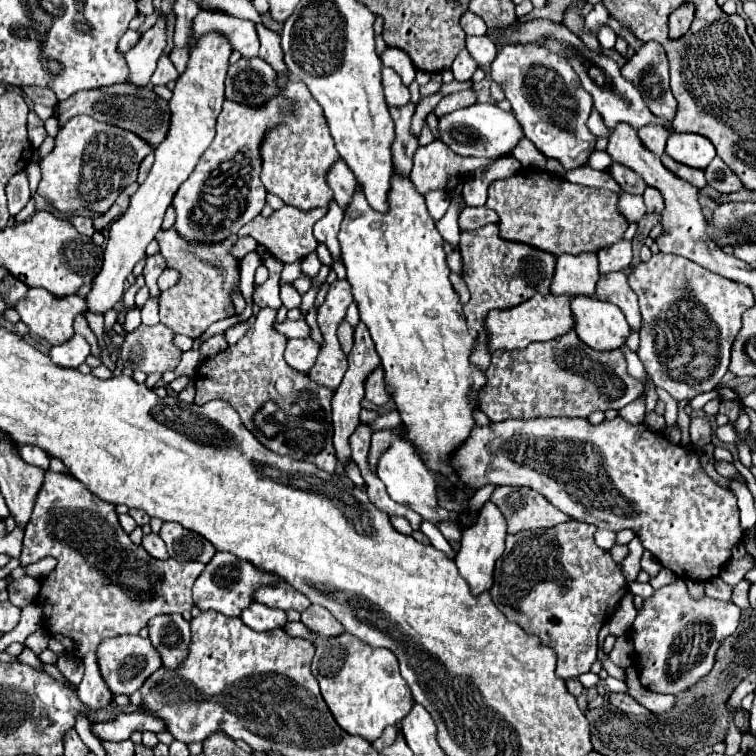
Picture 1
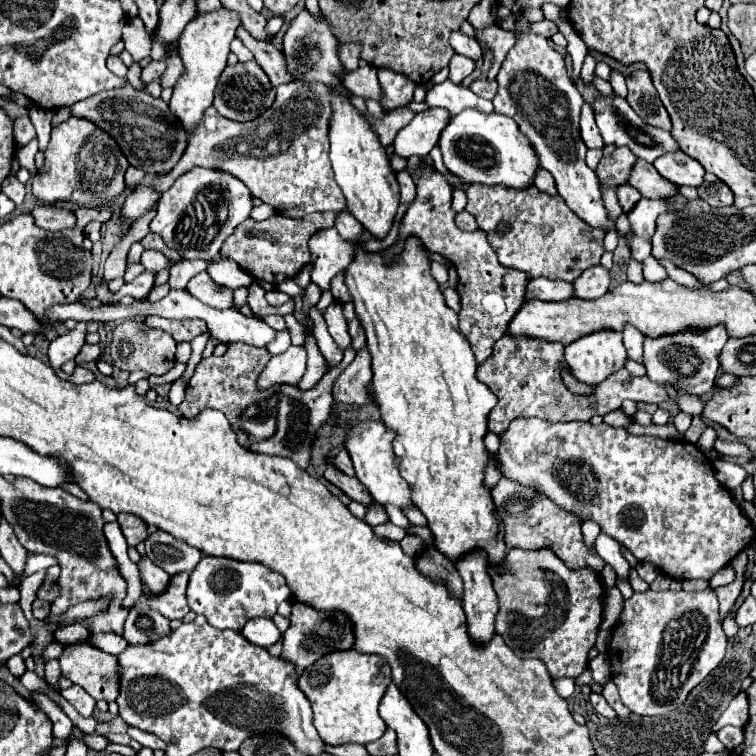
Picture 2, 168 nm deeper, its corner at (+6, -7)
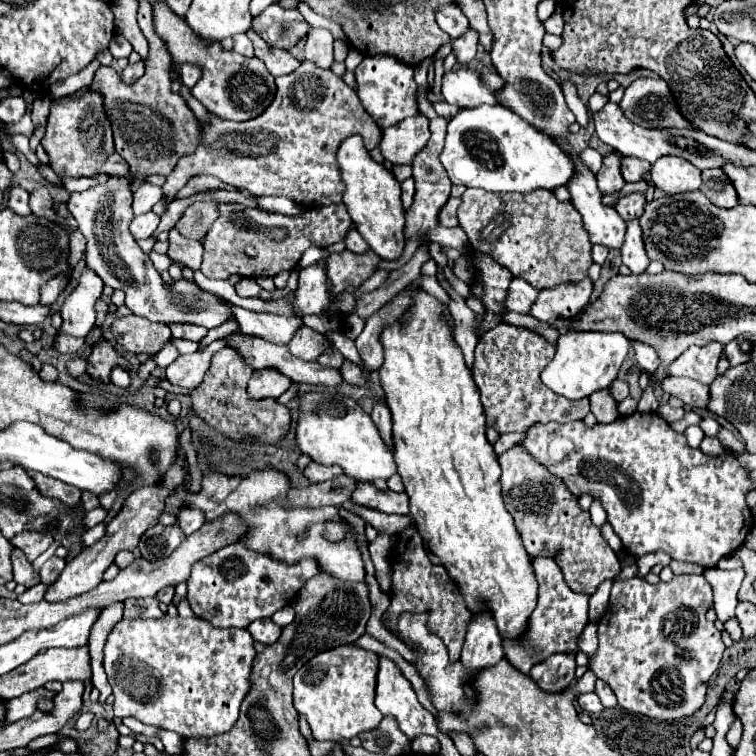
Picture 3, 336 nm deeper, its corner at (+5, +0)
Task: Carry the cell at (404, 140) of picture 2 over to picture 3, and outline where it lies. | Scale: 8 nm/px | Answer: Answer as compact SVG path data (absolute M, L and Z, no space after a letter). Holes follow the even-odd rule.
M419 113L383 129L379 149L385 161L391 161L393 165L411 165L413 157L427 145L429 137L429 119Z

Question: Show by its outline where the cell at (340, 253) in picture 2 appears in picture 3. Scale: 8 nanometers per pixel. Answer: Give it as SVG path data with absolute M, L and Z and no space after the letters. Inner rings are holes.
M325 259L299 271L299 285L291 299L297 317L321 313L329 305L329 293L325 293L327 291L325 279L327 279Z

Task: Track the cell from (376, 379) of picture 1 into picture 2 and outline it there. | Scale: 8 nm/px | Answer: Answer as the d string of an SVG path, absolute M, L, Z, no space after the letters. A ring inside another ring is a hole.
M362 348L354 362L338 376L334 384L334 400L342 404L356 404L364 406L370 404L368 400L368 384L372 382L372 368L370 368L370 352Z

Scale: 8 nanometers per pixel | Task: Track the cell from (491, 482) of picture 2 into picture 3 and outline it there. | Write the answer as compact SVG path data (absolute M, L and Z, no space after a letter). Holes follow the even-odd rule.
M507 433L507 435L501 435L493 447L497 453L503 453L505 449L513 447L513 443L521 443L521 441L523 441L521 433Z

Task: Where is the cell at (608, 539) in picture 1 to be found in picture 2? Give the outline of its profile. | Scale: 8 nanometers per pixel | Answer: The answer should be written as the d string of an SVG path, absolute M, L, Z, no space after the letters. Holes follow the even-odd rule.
M584 522L582 524L582 534L584 534L586 546L596 554L596 538L600 534L600 526L596 522Z

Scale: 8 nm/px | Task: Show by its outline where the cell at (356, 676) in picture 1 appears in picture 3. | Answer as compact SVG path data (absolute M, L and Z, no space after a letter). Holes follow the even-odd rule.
M343 645L315 655L297 671L293 677L293 707L307 719L313 739L341 743L379 725L383 715L373 703L377 661L373 651Z

